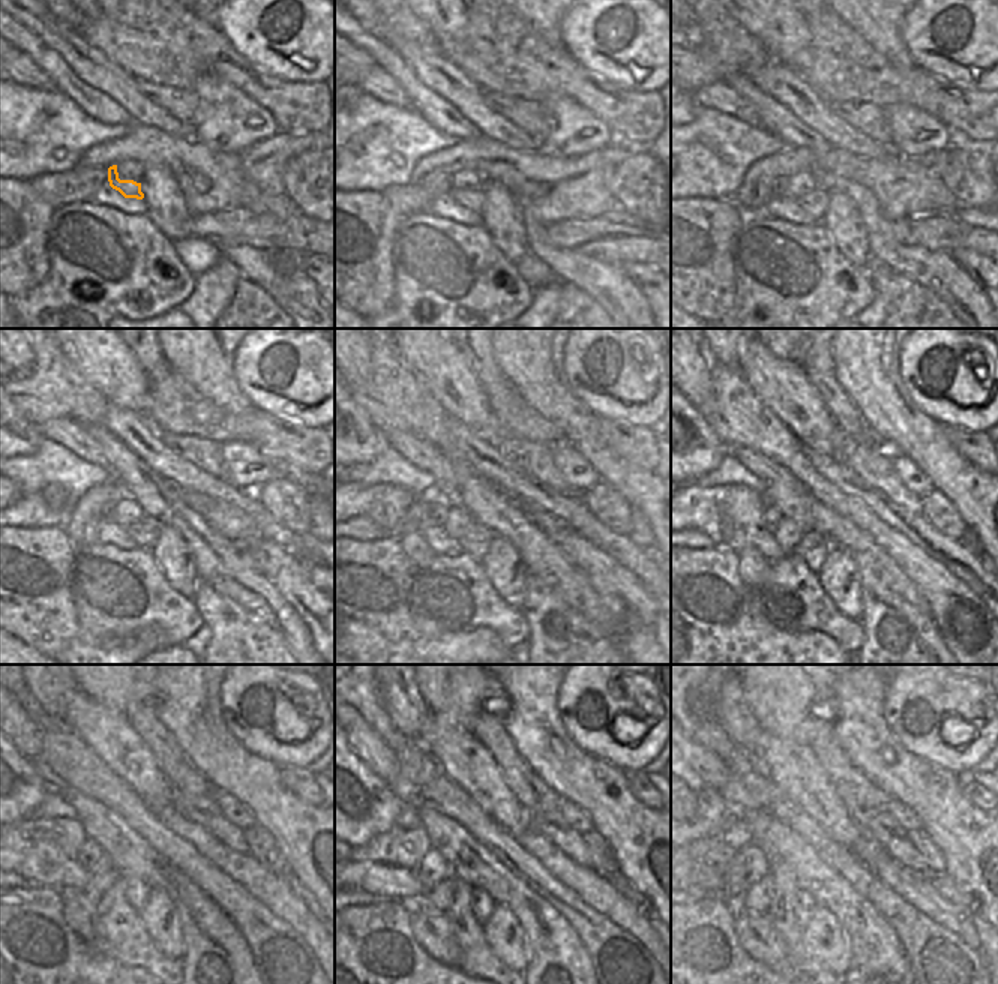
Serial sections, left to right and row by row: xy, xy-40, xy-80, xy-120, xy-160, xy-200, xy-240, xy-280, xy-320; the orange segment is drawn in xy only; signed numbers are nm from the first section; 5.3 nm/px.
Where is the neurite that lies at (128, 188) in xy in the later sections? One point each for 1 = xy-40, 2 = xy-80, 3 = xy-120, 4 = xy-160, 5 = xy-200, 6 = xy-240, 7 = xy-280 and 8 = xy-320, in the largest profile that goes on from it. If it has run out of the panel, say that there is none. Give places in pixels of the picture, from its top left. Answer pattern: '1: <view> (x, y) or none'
1: xy-40 (474, 198)
2: xy-80 (815, 201)
3: xy-120 (143, 534)
4: xy-160 (476, 543)
5: xy-200 (812, 545)
6: xy-240 (138, 891)
7: xy-280 (482, 905)
8: xy-320 (817, 911)

